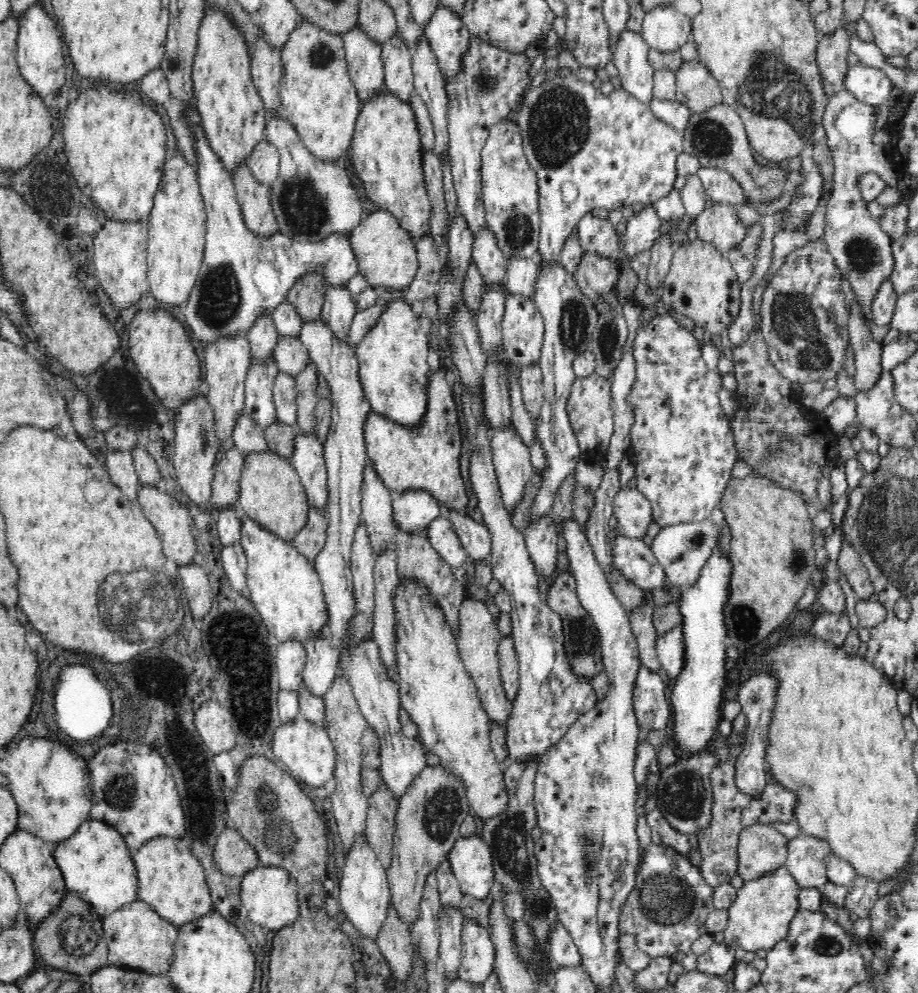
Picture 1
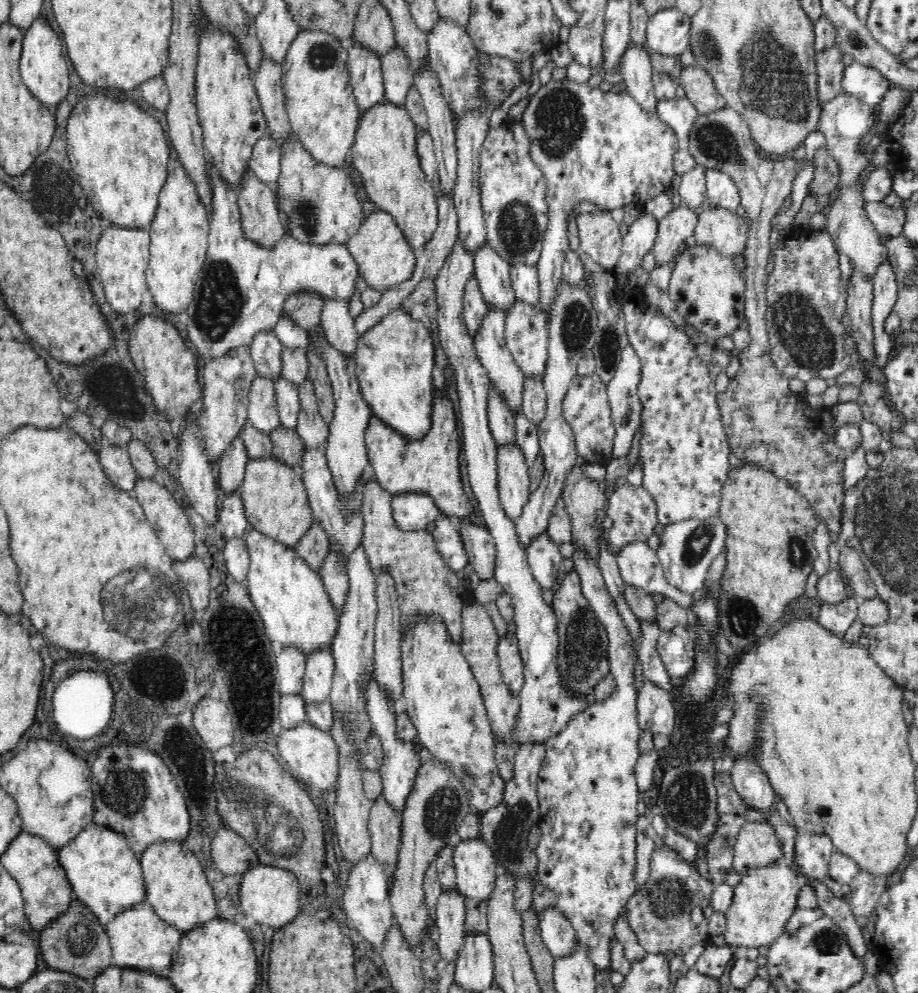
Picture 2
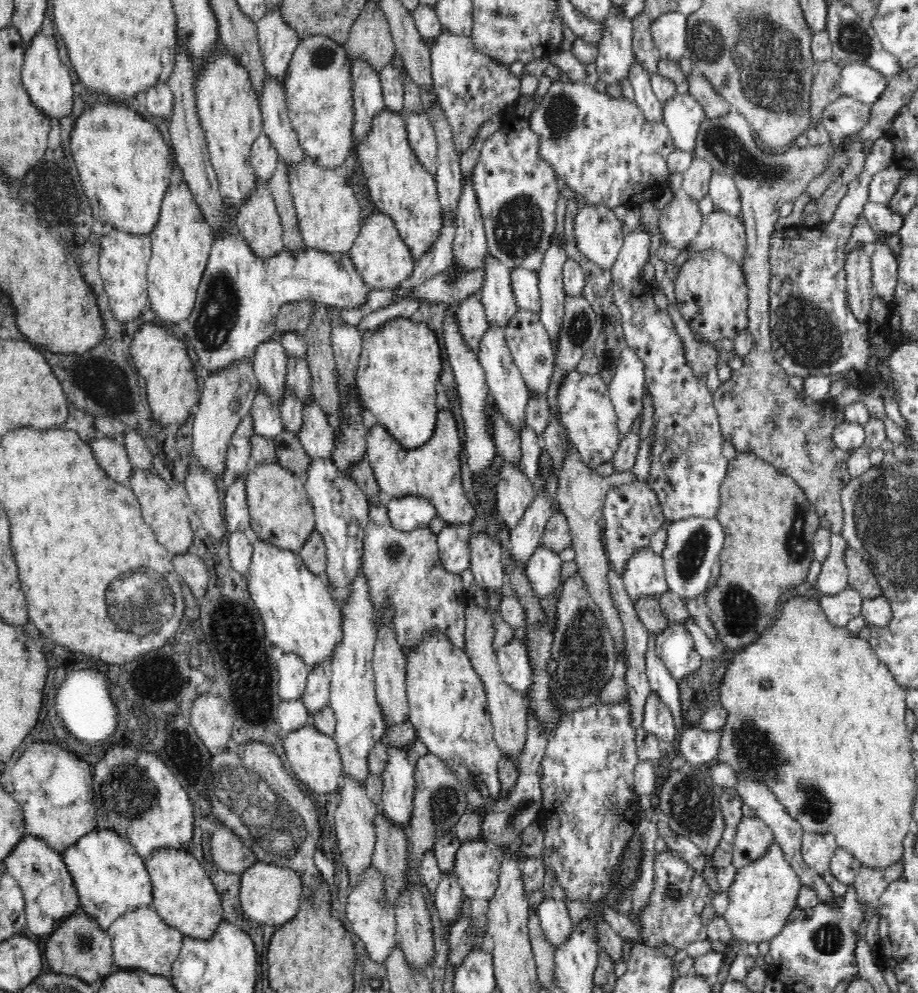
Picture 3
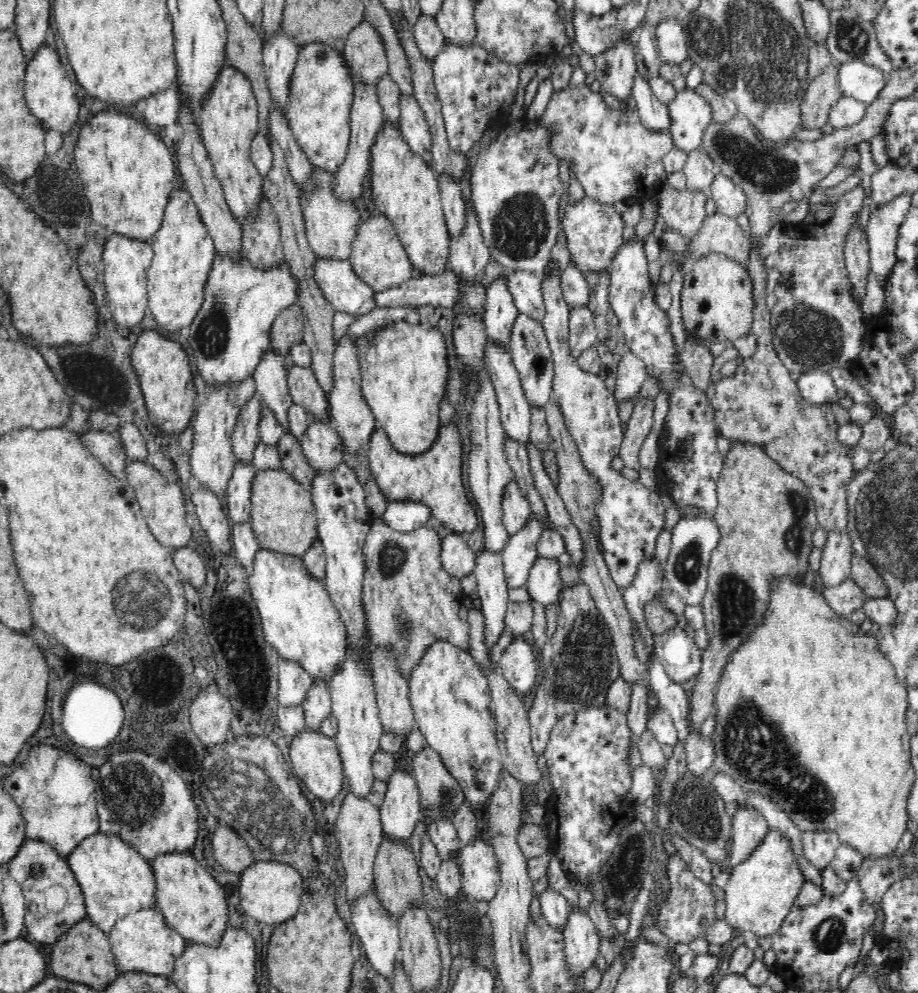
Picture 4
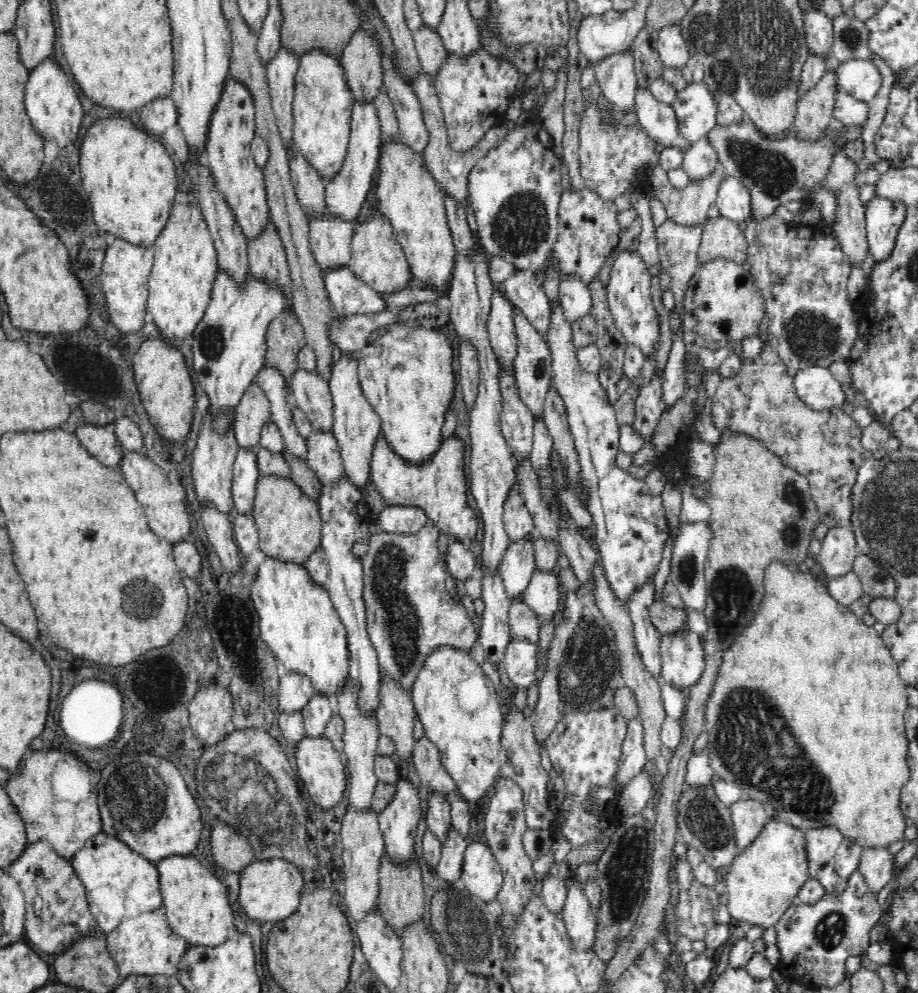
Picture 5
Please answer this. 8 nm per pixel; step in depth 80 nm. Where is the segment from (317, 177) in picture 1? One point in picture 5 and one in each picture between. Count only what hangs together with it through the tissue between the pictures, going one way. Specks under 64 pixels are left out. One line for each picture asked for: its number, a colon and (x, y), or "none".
2: (317, 203)
3: (328, 212)
4: (331, 224)
5: (330, 237)

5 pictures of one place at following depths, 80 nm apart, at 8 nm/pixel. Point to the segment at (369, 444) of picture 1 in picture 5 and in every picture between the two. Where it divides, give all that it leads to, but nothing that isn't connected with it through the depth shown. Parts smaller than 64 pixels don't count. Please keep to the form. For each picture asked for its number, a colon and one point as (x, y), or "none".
2: (430, 465)
3: (432, 471)
4: (434, 477)
5: (437, 486)

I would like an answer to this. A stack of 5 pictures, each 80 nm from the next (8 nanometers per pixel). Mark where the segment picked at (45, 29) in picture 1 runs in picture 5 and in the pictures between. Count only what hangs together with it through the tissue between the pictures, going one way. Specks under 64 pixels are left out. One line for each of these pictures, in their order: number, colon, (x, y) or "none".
2: (42, 66)
3: (47, 81)
4: (50, 95)
5: (52, 104)

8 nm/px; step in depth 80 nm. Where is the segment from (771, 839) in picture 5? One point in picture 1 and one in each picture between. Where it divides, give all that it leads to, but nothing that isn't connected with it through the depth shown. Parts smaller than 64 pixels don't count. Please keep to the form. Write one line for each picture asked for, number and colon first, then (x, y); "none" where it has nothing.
1: (759, 918)
2: (764, 900)
3: (763, 895)
4: (763, 888)

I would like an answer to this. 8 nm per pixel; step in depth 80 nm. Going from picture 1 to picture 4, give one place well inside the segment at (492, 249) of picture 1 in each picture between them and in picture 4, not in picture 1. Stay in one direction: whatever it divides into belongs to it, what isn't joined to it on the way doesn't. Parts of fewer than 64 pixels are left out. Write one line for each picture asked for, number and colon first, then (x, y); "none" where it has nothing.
2: (492, 272)
3: (497, 296)
4: (500, 311)

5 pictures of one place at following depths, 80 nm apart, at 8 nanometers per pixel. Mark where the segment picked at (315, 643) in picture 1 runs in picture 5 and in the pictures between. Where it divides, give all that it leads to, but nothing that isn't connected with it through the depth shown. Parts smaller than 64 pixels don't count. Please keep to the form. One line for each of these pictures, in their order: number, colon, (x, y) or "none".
2: (319, 670)
3: (316, 695)
4: (317, 705)
5: (319, 709)

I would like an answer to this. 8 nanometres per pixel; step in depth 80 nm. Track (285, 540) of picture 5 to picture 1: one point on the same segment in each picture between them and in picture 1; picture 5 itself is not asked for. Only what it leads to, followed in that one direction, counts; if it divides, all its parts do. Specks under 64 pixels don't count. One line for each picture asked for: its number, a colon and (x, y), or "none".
1: (270, 491)
2: (275, 501)
3: (280, 512)
4: (283, 517)

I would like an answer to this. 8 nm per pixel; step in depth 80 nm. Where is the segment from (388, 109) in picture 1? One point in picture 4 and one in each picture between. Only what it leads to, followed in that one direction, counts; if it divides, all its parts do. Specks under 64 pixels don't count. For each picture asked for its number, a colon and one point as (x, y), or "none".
2: (384, 152)
3: (399, 186)
4: (404, 188)

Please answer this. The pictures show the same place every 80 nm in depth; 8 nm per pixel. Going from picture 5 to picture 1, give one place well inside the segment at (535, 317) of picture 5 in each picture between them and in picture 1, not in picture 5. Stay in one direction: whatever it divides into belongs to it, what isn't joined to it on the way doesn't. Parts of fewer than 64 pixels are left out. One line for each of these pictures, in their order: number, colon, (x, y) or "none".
1: (521, 274)
2: (524, 279)
3: (525, 283)
4: (525, 286)

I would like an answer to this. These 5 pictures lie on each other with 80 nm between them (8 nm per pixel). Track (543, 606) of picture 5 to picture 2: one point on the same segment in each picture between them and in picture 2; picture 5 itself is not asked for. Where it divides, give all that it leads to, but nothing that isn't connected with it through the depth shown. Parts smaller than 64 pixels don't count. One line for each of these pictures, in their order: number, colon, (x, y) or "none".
2: (544, 557)
3: (543, 568)
4: (544, 585)

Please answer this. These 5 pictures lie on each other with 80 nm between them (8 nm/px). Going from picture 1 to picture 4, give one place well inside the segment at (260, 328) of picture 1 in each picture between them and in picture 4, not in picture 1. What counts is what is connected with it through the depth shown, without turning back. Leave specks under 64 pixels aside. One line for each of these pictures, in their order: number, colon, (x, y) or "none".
2: (265, 348)
3: (269, 362)
4: (270, 376)

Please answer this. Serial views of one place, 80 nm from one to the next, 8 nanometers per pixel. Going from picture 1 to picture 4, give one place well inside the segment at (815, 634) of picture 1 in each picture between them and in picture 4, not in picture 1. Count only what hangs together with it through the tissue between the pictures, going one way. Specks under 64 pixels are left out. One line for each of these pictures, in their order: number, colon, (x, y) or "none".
2: (837, 618)
3: (841, 608)
4: (845, 598)

